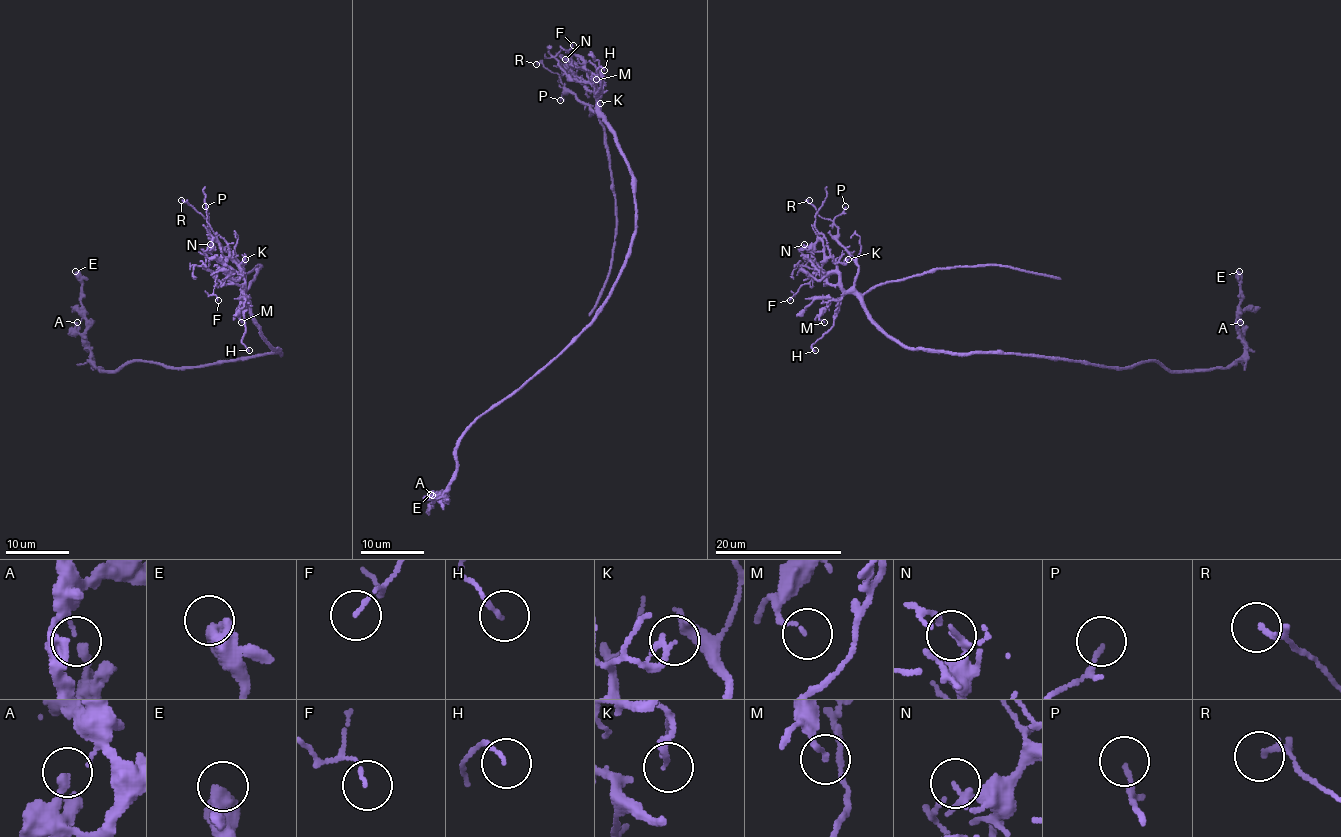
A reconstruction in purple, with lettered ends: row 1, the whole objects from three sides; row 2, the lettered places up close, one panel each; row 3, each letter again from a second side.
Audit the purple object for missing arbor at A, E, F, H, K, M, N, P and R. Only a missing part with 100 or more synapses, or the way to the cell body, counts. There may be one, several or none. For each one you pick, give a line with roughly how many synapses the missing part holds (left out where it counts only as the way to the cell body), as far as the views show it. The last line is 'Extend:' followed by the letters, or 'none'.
Extend: none

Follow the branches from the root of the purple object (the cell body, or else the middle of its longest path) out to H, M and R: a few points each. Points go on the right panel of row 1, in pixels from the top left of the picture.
H: (1009, 353), (910, 349), (894, 341), (853, 293), (840, 300), (834, 325), (812, 346), (815, 350)
M: (1009, 353), (948, 353), (910, 349), (894, 341), (853, 293), (843, 293), (832, 300), (820, 317), (824, 322)
R: (1009, 353), (927, 352), (894, 341), (870, 317), (855, 289), (858, 263), (839, 243), (837, 227), (809, 200)

